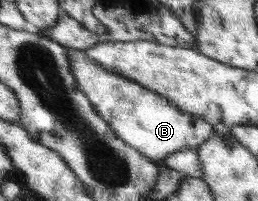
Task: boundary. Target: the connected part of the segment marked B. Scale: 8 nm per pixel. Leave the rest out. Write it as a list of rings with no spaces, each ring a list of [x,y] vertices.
[[[66,49],[69,70],[75,84],[91,101],[99,116],[115,131],[115,135],[129,147],[135,148],[145,159],[163,163],[165,159],[184,149],[198,149],[213,133],[213,125],[203,118],[193,117],[173,104],[161,93],[149,90],[134,80],[101,68],[97,62],[77,49]]]

